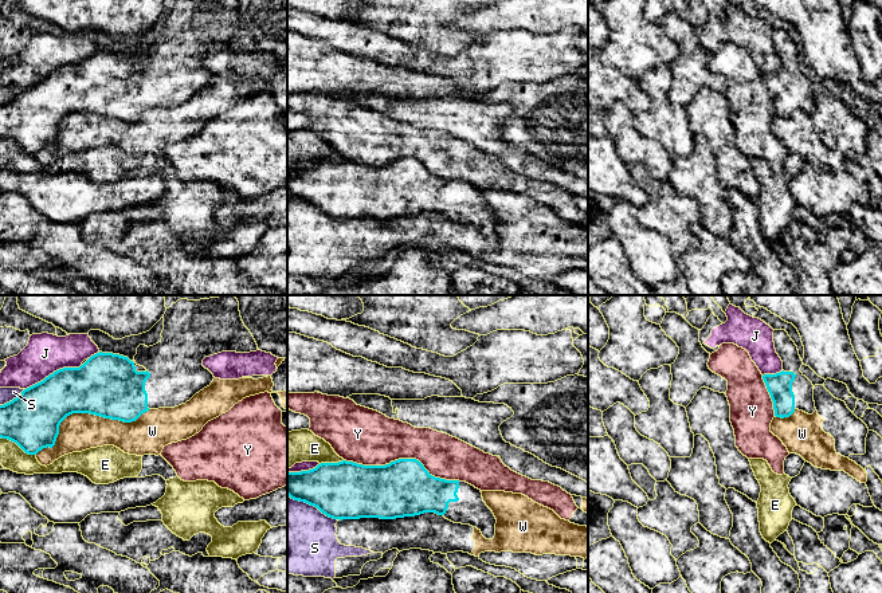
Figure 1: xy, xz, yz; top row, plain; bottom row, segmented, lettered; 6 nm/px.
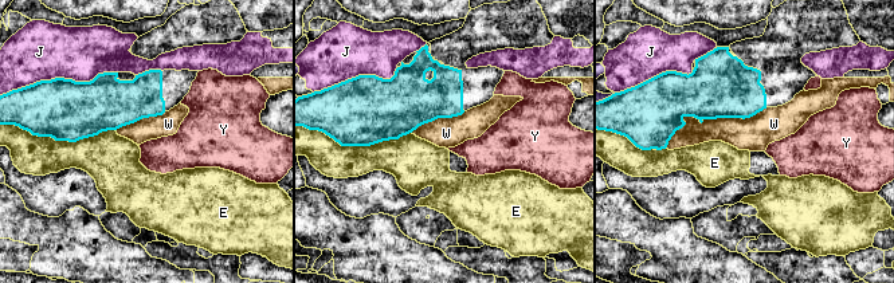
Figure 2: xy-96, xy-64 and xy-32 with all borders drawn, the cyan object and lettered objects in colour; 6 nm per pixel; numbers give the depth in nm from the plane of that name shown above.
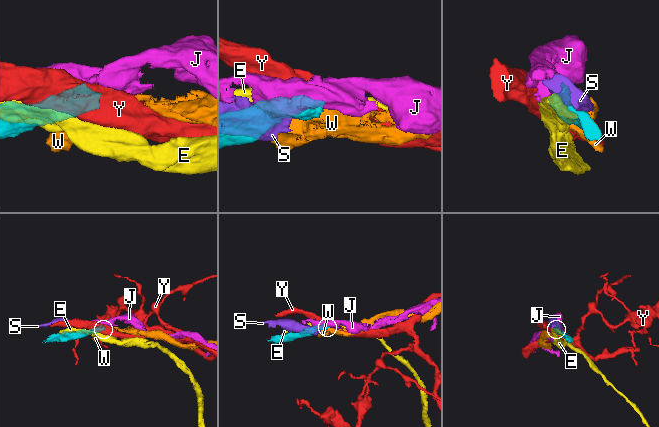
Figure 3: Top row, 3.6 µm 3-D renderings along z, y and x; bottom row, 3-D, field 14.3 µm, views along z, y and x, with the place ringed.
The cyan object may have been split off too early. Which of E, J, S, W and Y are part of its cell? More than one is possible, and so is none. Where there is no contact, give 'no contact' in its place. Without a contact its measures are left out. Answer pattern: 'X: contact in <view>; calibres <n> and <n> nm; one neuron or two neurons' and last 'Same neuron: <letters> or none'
E: contact in xy; calibres 340 and 150 nm; two neurons
J: contact in xy; calibres 300 and 240 nm; two neurons
S: contact in xz; calibres 340 and 440 nm; two neurons
W: contact in xy; calibres 380 and 220 nm; two neurons
Y: contact in xz; calibres 340 and 320 nm; two neurons
Same neuron: none

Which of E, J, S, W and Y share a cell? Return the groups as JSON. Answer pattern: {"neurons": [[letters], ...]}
{"neurons": [["E"], ["J"], ["S", "W"], ["Y"]]}

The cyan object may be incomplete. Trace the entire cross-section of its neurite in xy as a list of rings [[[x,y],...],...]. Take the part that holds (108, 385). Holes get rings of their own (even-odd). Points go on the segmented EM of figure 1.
[[[234,295],[177,301],[164,314],[161,337],[161,341],[153,346],[140,345],[133,361],[119,354],[99,352],[79,368],[59,369],[43,381],[24,389],[20,396],[0,405],[0,437],[16,443],[28,455],[36,455],[43,448],[55,445],[60,423],[72,413],[90,413],[124,423],[136,421],[149,409],[175,408],[185,404],[196,393],[209,386],[215,377],[203,366],[205,357],[222,352],[250,353],[258,350],[252,334],[242,321],[239,302]]]

